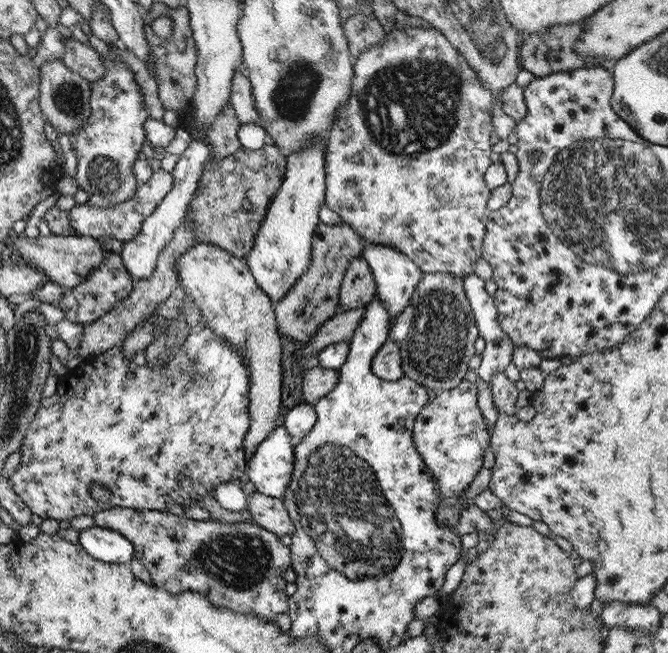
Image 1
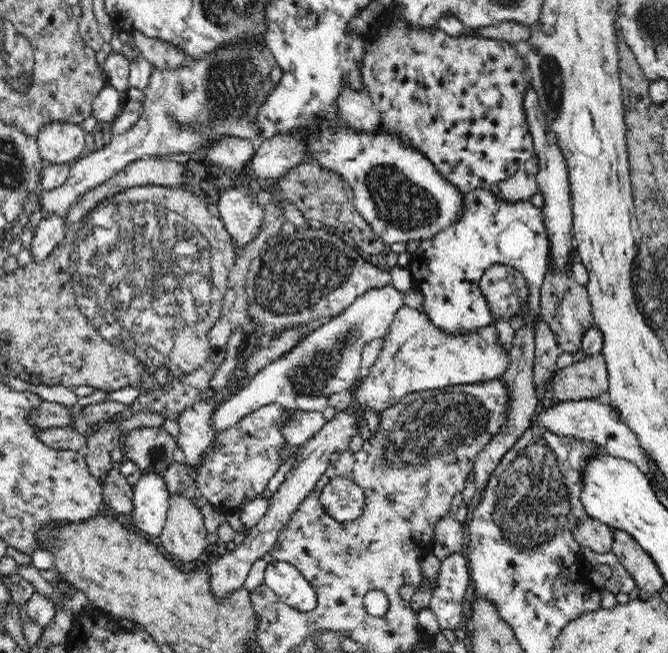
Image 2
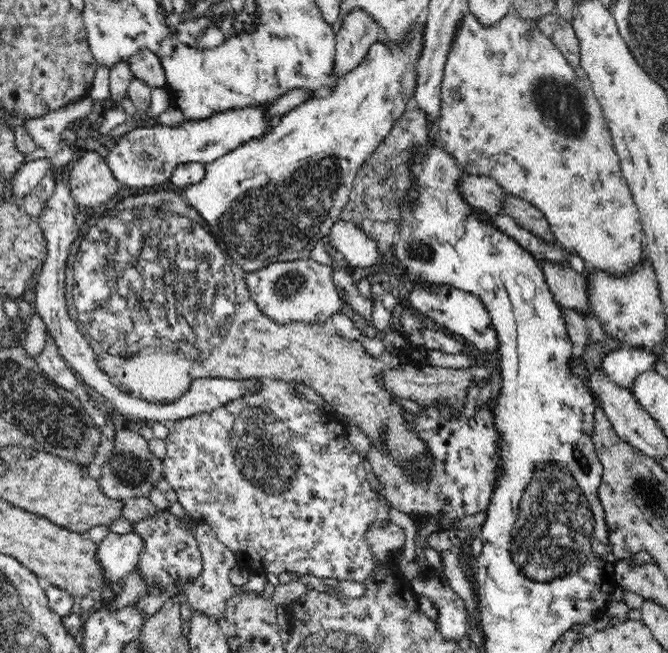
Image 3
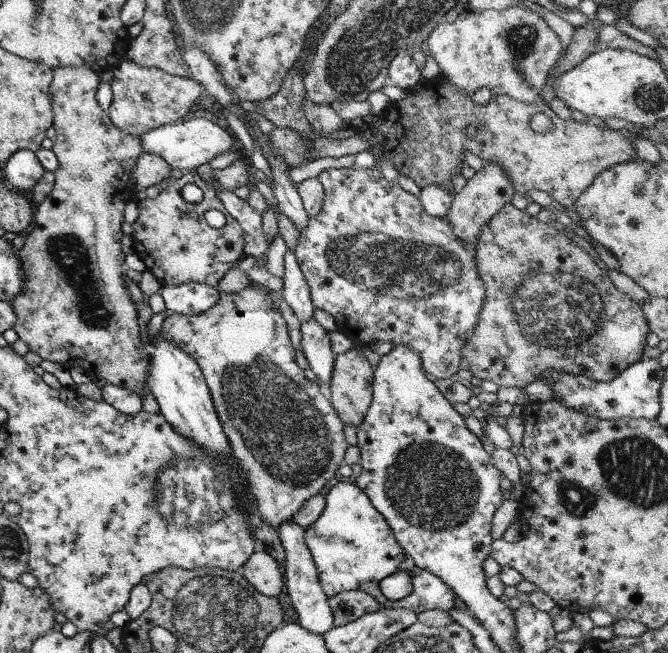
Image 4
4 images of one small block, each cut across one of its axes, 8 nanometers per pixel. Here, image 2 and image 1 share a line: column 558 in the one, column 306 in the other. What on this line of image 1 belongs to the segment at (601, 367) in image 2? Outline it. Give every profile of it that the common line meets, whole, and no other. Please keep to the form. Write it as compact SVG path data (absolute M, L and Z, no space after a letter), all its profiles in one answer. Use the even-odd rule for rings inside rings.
M308 367L301 374L301 393L305 403L313 404L338 384L336 369Z

